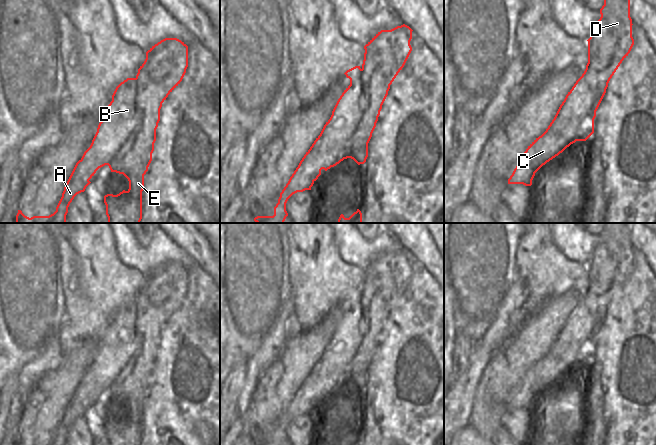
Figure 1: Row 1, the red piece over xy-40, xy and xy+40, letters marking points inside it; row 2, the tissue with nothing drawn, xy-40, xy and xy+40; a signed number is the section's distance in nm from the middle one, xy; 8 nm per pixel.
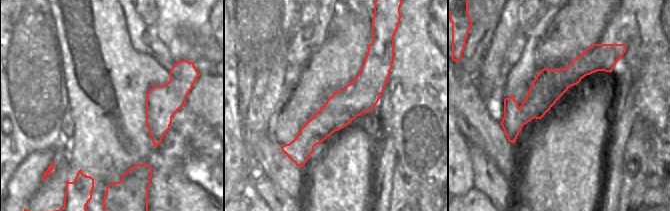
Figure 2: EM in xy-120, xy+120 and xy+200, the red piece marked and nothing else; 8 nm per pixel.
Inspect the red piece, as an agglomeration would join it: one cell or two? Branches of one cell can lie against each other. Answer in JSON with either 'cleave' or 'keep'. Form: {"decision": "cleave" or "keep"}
{"decision": "cleave"}

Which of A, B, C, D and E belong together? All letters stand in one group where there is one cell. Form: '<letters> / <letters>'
A B C / D E

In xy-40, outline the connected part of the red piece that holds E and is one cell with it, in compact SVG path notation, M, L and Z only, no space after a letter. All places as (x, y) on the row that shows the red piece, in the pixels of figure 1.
M165 38L146 52L146 59L138 69L138 111L136 125L122 149L108 165L111 172L123 174L129 181L129 189L117 195L104 196L108 223L140 223L142 219L142 191L144 175L152 161L156 129L160 121L160 109L168 95L180 84L188 67L188 46L177 38Z

